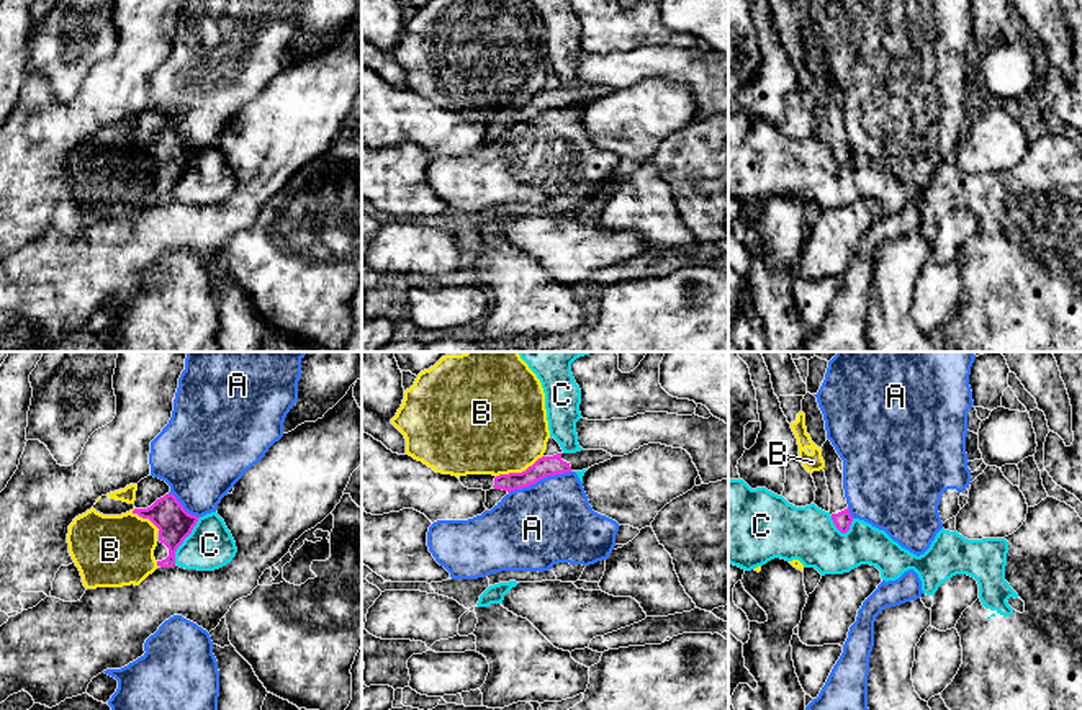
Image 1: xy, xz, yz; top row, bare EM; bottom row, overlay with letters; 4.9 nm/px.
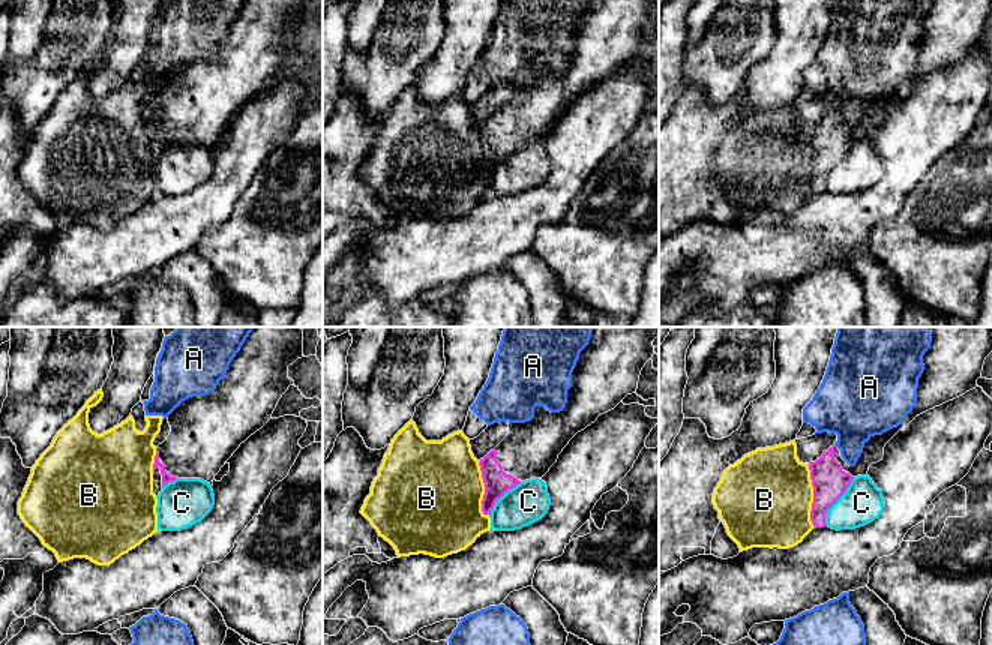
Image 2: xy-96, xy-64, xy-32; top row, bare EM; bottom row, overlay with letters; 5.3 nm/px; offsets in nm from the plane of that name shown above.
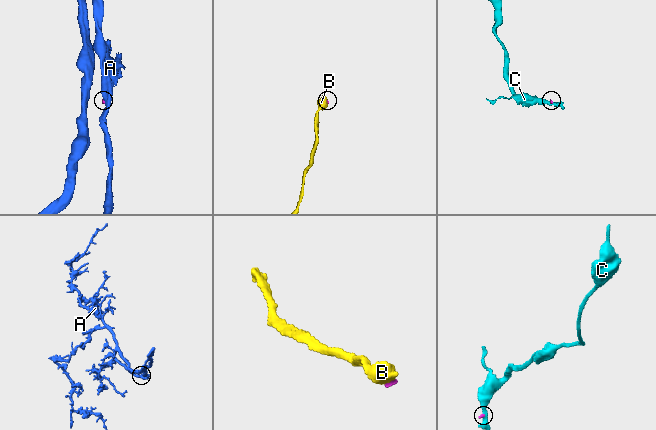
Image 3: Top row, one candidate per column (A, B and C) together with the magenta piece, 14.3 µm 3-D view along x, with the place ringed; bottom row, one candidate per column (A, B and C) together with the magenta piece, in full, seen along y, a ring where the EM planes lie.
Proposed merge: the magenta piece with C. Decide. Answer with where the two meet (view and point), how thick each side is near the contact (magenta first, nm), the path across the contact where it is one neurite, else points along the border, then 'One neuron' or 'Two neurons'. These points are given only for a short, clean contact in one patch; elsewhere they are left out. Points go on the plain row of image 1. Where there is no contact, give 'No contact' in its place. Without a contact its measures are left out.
Touches magenta at xy (184, 172). Thickness 170 nm (magenta) against 240 nm. Boundary: xy (200, 151), (177, 182), (174, 197). Two neurons

